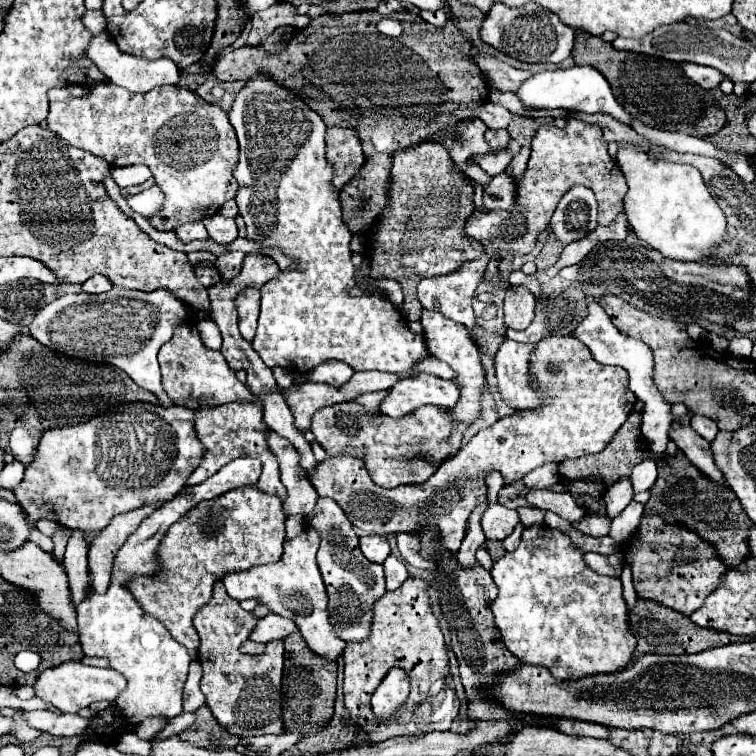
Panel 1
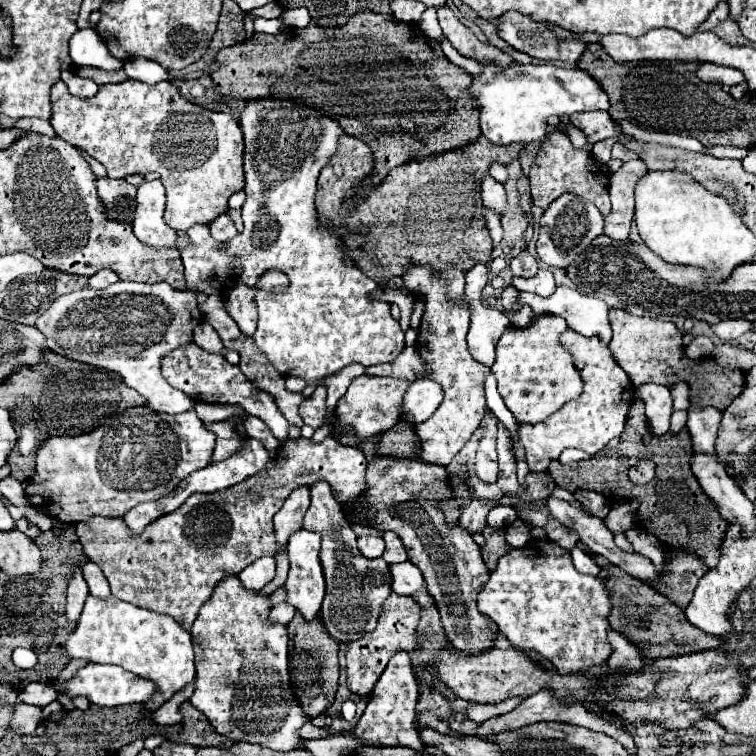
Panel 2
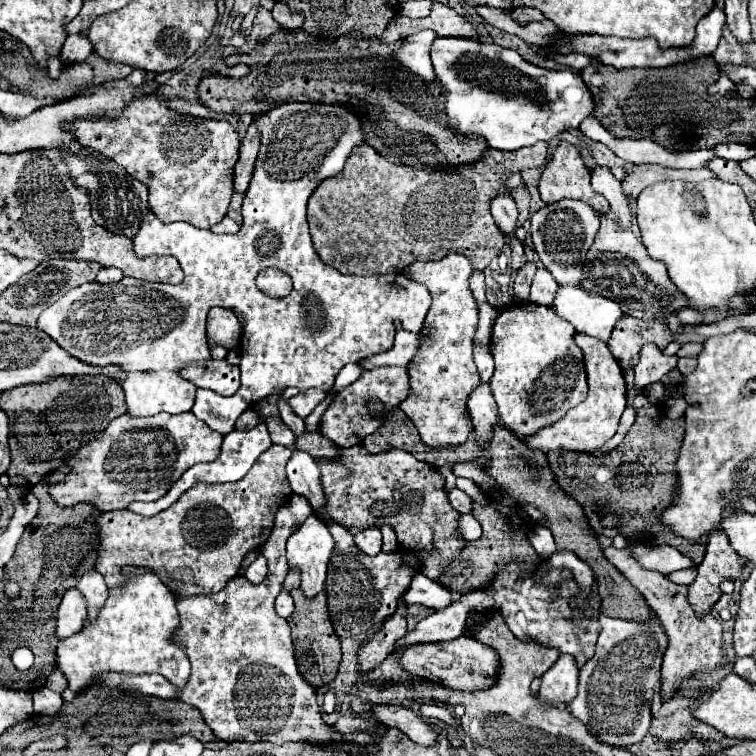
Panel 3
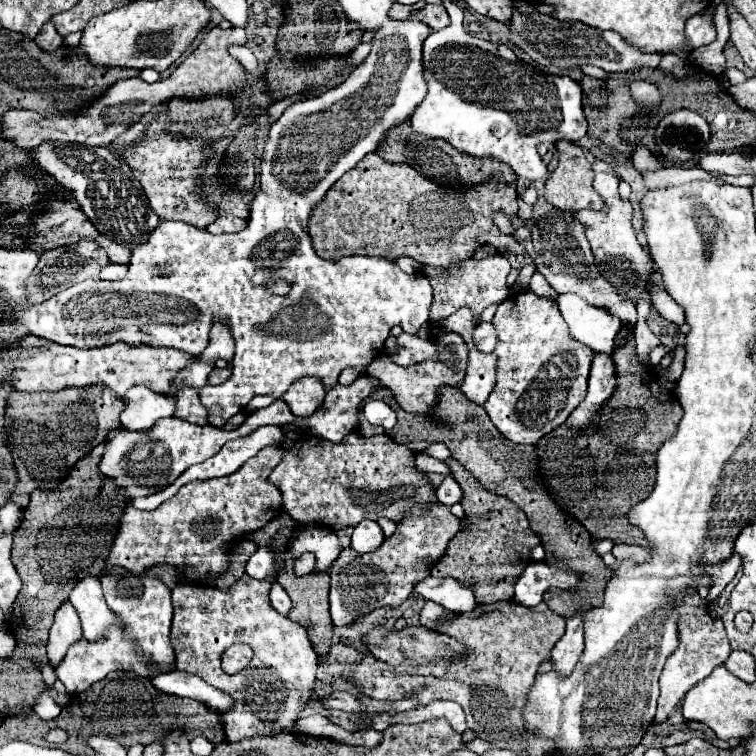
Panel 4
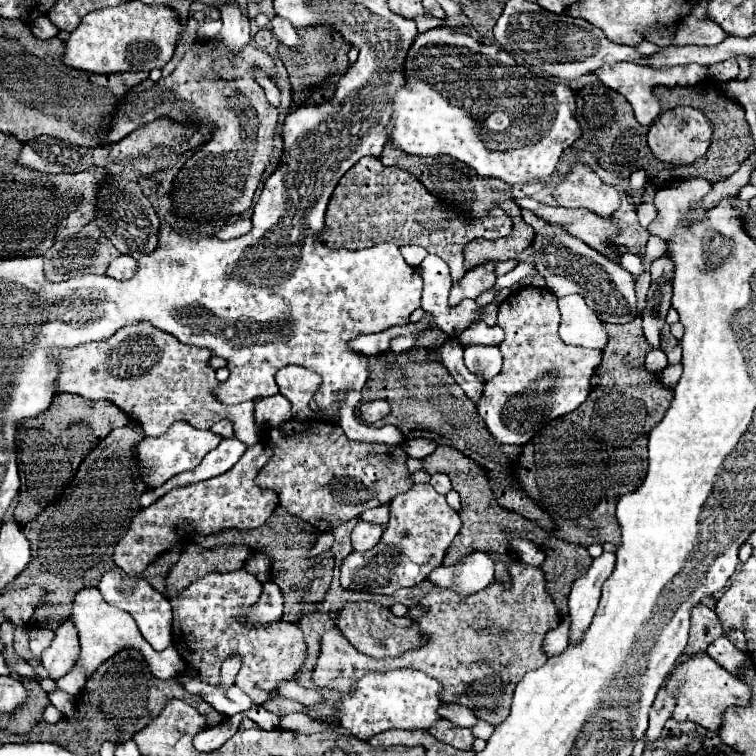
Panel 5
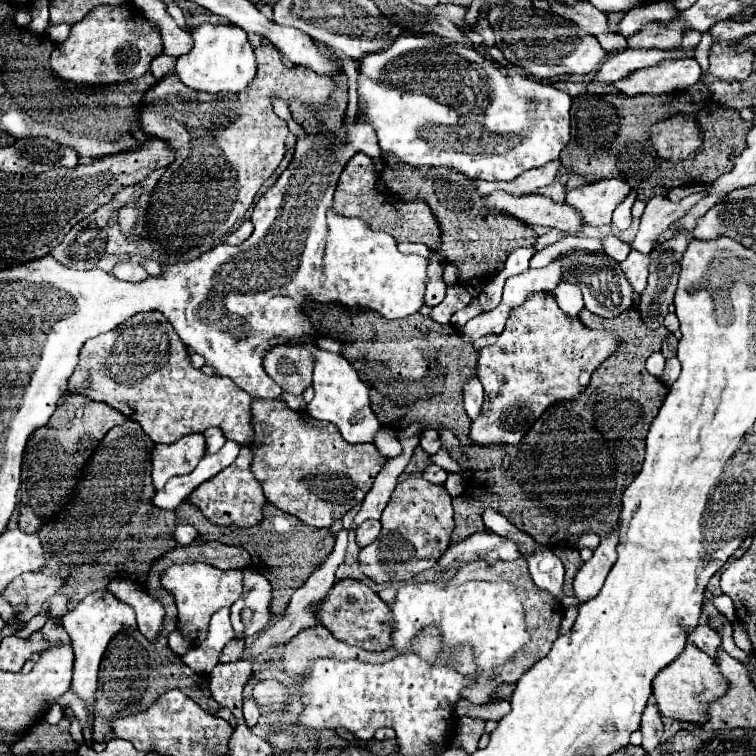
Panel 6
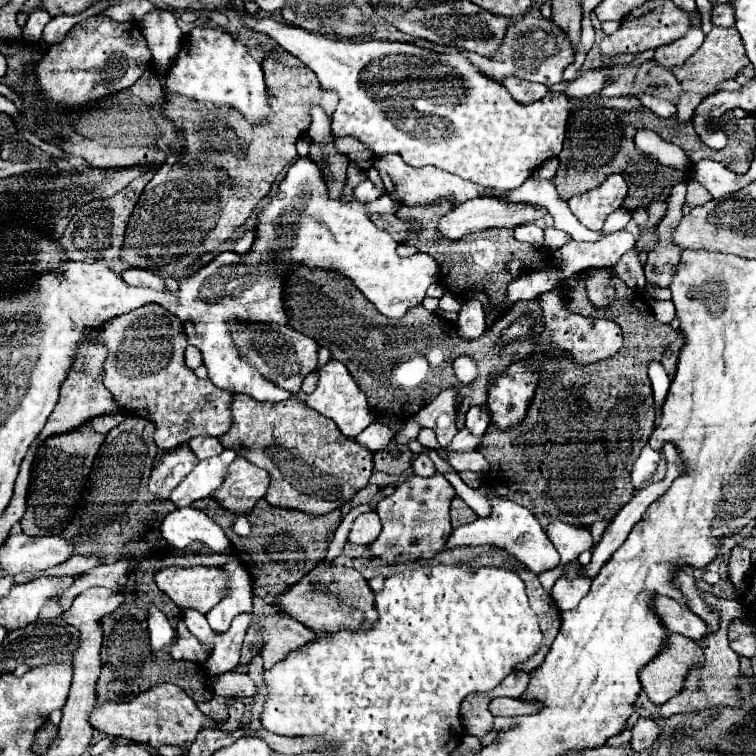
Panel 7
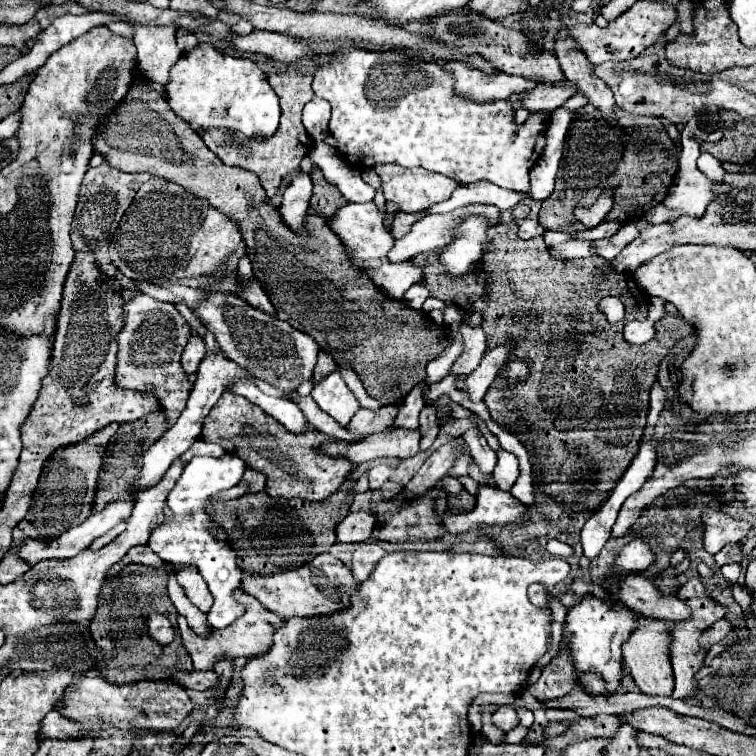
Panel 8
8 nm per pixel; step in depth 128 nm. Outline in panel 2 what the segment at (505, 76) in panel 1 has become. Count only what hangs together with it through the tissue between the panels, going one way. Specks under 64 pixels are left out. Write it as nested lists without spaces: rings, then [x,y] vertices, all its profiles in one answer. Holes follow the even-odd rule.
[[[438,8],[438,22],[442,26],[444,36],[452,42],[452,46],[466,58],[472,58],[476,62],[494,62],[498,68],[512,66],[512,58],[504,54],[502,50],[480,42],[456,16],[454,12],[446,8]]]

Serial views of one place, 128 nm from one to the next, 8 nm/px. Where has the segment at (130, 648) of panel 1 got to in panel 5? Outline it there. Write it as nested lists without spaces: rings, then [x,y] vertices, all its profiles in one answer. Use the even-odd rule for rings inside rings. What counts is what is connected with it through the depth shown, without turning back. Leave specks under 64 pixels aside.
[[[106,572],[106,576],[102,576],[98,588],[108,604],[132,614],[132,618],[138,624],[138,630],[142,632],[142,636],[148,640],[148,644],[154,650],[160,652],[172,644],[172,608],[170,608],[170,602],[164,594],[150,588],[150,584],[144,578],[130,578],[124,572]],[[74,664],[74,666],[70,668],[70,672],[56,682],[56,686],[62,688],[64,692],[76,696],[76,694],[82,692],[84,686],[86,686],[86,670],[84,670],[80,664]]]

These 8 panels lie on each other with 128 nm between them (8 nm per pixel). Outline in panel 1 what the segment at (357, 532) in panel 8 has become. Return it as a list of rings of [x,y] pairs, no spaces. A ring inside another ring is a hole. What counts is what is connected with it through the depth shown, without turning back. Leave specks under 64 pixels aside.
[[[364,536],[360,538],[360,550],[368,560],[382,564],[390,554],[390,544],[384,536]]]

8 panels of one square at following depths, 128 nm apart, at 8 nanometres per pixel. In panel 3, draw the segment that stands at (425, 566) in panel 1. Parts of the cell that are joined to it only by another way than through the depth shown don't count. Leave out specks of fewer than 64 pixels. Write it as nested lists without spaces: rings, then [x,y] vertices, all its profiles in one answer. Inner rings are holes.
[[[382,526],[380,530],[382,530],[382,536],[384,536],[384,546],[382,546],[382,550],[384,550],[384,552],[394,552],[394,550],[398,548],[398,540],[396,540],[394,530],[392,530],[390,526]]]

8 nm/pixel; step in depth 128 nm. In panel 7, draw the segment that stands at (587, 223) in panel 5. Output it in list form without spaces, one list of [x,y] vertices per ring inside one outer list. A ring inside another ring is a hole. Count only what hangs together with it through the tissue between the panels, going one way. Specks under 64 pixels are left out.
[[[478,196],[474,200],[458,204],[454,208],[454,212],[448,212],[446,216],[442,216],[440,222],[438,222],[438,230],[440,230],[442,236],[446,236],[450,240],[460,240],[462,236],[466,236],[470,232],[488,230],[488,228],[516,228],[516,226],[522,226],[522,224],[536,222],[536,220],[540,220],[544,216],[546,216],[546,208],[542,208],[542,206],[512,204],[512,202],[500,200],[496,196]]]

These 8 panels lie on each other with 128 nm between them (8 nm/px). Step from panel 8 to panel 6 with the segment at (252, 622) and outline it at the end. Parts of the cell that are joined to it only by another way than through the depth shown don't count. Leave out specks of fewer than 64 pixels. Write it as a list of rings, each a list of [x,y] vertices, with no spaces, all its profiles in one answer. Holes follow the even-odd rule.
[[[318,624],[314,628],[302,630],[292,642],[286,644],[282,666],[284,672],[290,676],[304,676],[310,670],[310,662],[318,658],[336,658],[336,660],[362,660],[368,664],[382,664],[398,656],[398,652],[384,650],[384,652],[366,652],[358,646],[348,646],[332,636],[332,632]],[[174,630],[174,632],[170,632],[170,636],[168,636],[168,646],[174,650],[174,654],[178,654],[178,656],[184,656],[190,648],[192,648],[192,644],[178,632],[178,630]]]

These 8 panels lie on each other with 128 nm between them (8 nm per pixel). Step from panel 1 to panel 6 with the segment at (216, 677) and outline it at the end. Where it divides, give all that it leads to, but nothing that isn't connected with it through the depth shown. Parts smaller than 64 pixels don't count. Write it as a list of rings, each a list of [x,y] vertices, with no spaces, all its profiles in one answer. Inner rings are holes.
[[[176,564],[162,574],[162,586],[174,594],[178,606],[178,630],[186,636],[192,646],[206,640],[208,622],[222,606],[232,606],[244,588],[244,574],[240,570],[218,570],[210,564]],[[234,638],[226,644],[226,648],[222,650],[222,656],[220,656],[220,662],[236,662],[236,660],[242,660],[244,658],[244,638]]]

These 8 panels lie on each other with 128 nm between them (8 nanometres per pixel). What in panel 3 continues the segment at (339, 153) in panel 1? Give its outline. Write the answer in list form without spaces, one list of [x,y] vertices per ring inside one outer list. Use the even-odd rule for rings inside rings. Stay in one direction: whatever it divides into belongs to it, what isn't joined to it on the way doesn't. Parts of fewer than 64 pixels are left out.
[[[362,142],[354,146],[342,172],[322,180],[322,184],[318,184],[318,188],[308,200],[308,222],[314,248],[328,266],[342,270],[344,274],[376,276],[402,272],[416,260],[442,260],[450,252],[466,256],[476,270],[484,270],[490,260],[502,252],[504,246],[504,236],[490,214],[492,198],[496,194],[510,194],[510,190],[504,188],[502,182],[508,174],[522,172],[524,168],[540,168],[548,162],[546,156],[546,142],[536,142],[534,146],[516,152],[488,148],[486,154],[472,164],[460,164],[456,168],[428,172],[404,164],[396,166],[384,160],[366,142]]]

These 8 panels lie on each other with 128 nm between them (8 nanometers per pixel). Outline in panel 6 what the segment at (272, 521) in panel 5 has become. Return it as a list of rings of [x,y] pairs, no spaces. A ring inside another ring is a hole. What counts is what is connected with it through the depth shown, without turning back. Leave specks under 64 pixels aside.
[[[180,504],[176,508],[176,524],[192,524],[196,530],[198,530],[198,540],[202,542],[210,542],[210,540],[216,540],[220,544],[234,544],[234,546],[242,546],[250,552],[252,556],[252,568],[256,572],[260,572],[262,576],[266,576],[274,588],[274,602],[272,602],[272,612],[276,616],[284,614],[286,606],[288,606],[288,600],[290,600],[290,594],[300,588],[308,578],[310,574],[324,564],[324,560],[328,558],[328,554],[332,552],[334,548],[334,536],[330,536],[330,532],[326,528],[318,530],[318,528],[308,528],[304,526],[302,522],[296,522],[292,516],[288,514],[282,514],[280,510],[272,508],[270,504],[266,504],[264,508],[264,520],[258,524],[258,526],[252,526],[252,528],[226,528],[226,526],[216,526],[216,524],[210,524],[202,512],[198,512],[198,508],[190,506],[190,504]],[[276,518],[284,518],[288,524],[290,524],[290,530],[284,530],[284,528],[272,528],[274,530],[274,536],[270,536],[270,526],[272,520]]]

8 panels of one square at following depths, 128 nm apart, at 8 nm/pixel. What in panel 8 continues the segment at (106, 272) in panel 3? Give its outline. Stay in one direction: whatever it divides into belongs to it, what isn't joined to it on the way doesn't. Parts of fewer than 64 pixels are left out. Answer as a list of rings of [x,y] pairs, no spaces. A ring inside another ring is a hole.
[[[136,282],[136,288],[162,302],[184,302],[202,320],[202,324],[216,334],[224,356],[252,372],[254,378],[290,392],[312,376],[320,346],[308,334],[294,330],[288,322],[250,308],[242,298],[232,294],[212,294],[204,300],[202,290],[194,290],[182,284],[156,286],[152,282]]]

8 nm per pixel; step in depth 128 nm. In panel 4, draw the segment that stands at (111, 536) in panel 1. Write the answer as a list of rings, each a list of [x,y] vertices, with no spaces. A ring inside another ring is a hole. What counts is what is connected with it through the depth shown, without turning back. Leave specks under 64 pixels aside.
[[[86,576],[84,580],[80,580],[70,592],[70,602],[80,614],[86,640],[98,640],[98,636],[106,632],[106,628],[116,624],[114,614],[104,602],[100,578],[96,576]]]

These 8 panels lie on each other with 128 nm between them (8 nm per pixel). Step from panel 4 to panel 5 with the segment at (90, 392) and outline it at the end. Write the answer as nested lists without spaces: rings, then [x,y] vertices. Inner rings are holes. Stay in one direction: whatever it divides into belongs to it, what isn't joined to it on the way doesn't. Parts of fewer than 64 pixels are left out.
[[[56,394],[46,412],[20,420],[16,430],[16,454],[22,486],[14,508],[14,520],[26,524],[26,520],[32,520],[44,506],[54,504],[88,452],[94,450],[110,430],[126,426],[128,420],[128,414],[108,400],[86,400],[74,394]]]

